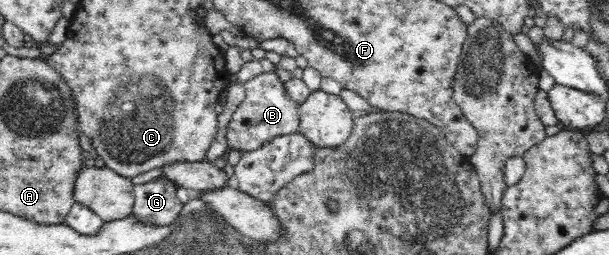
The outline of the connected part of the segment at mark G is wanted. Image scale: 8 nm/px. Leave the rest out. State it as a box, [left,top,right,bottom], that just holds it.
[133,176,181,226]

